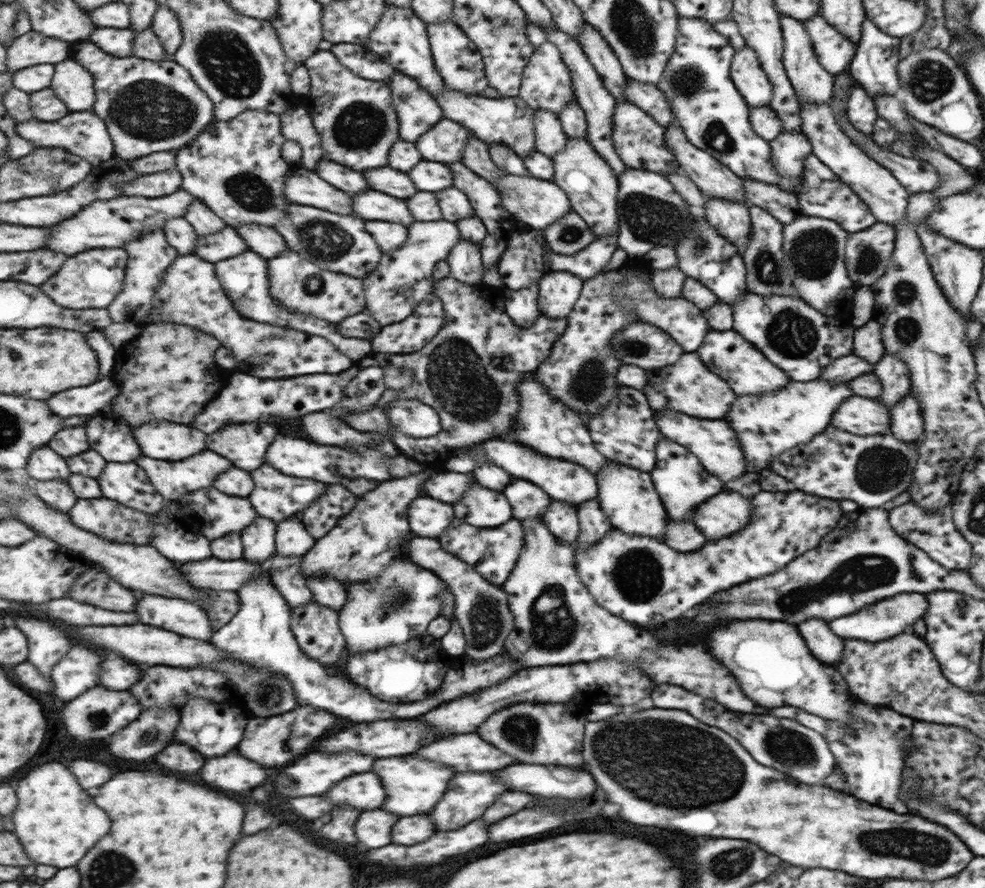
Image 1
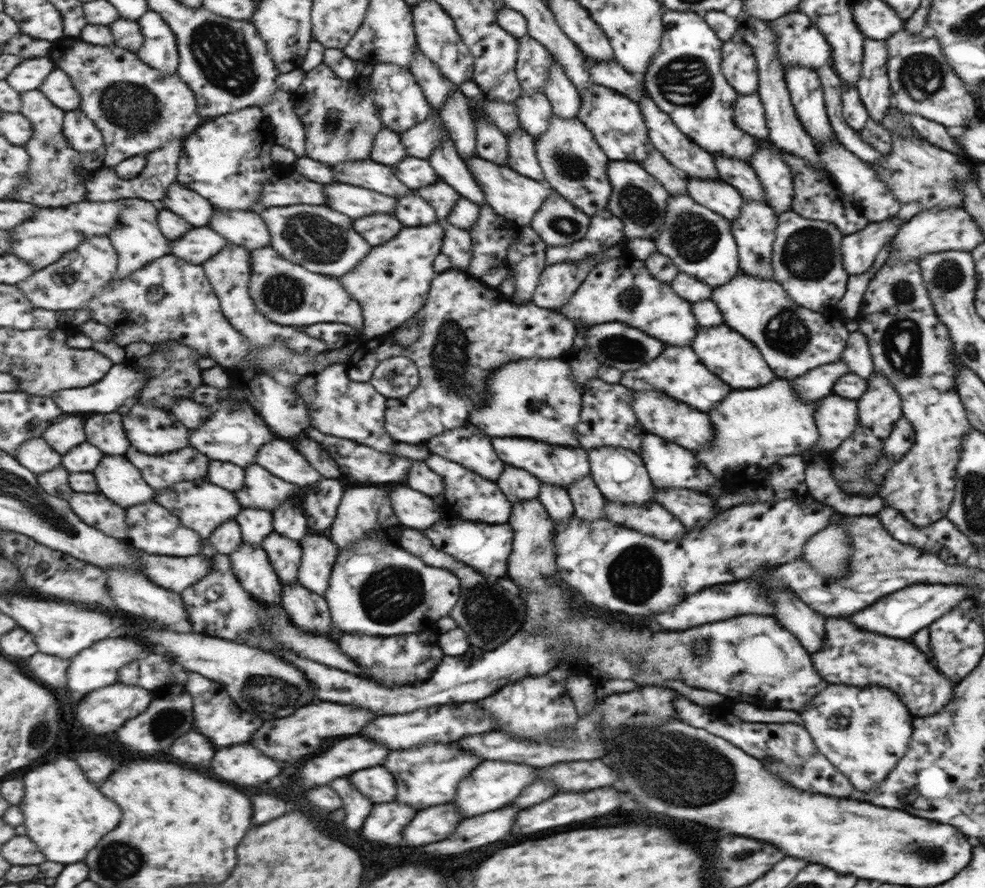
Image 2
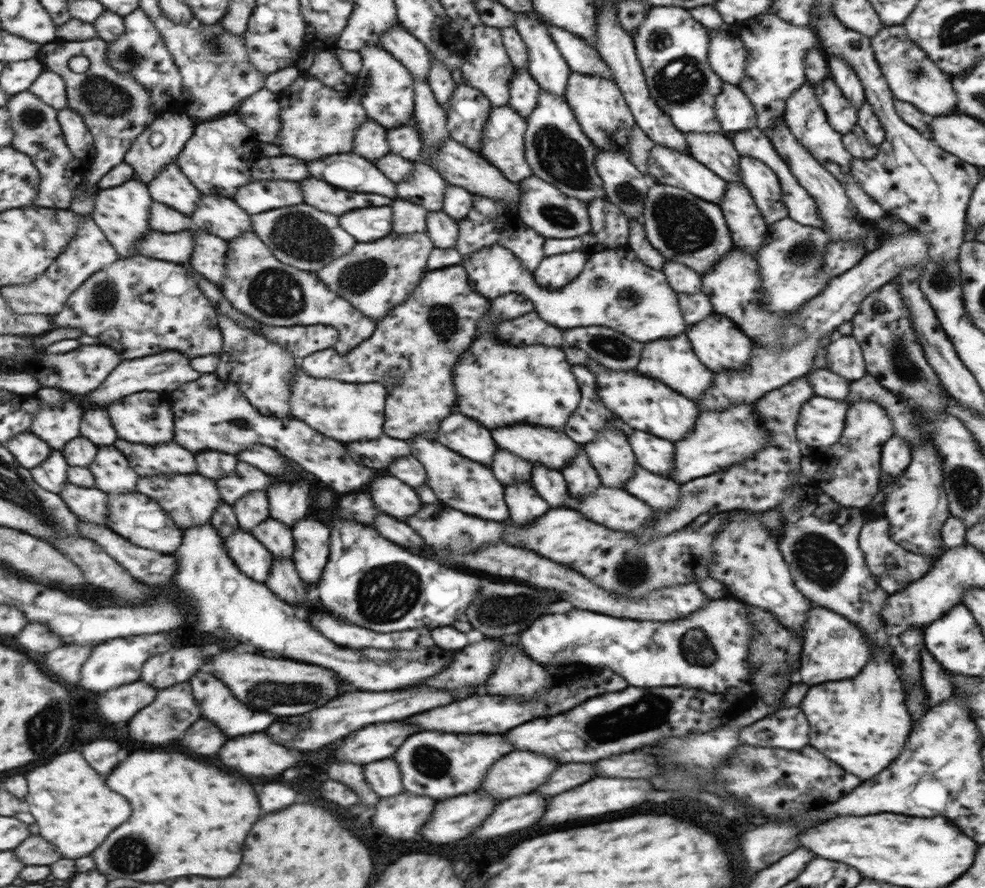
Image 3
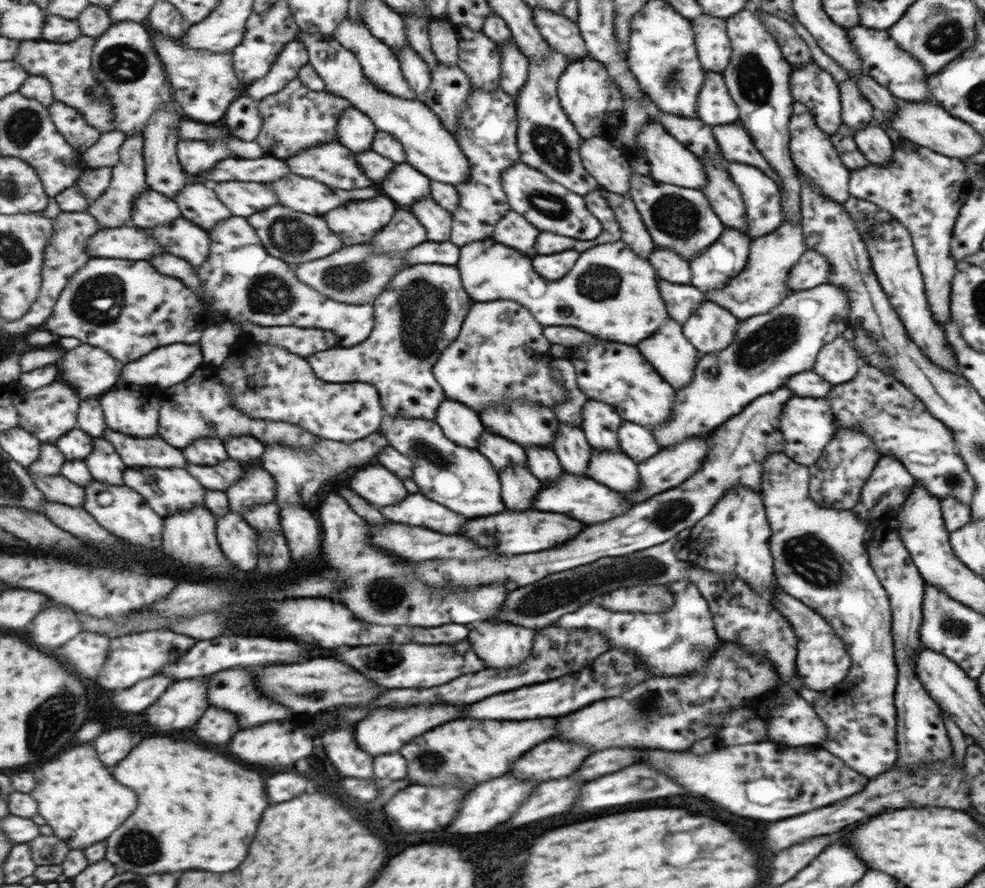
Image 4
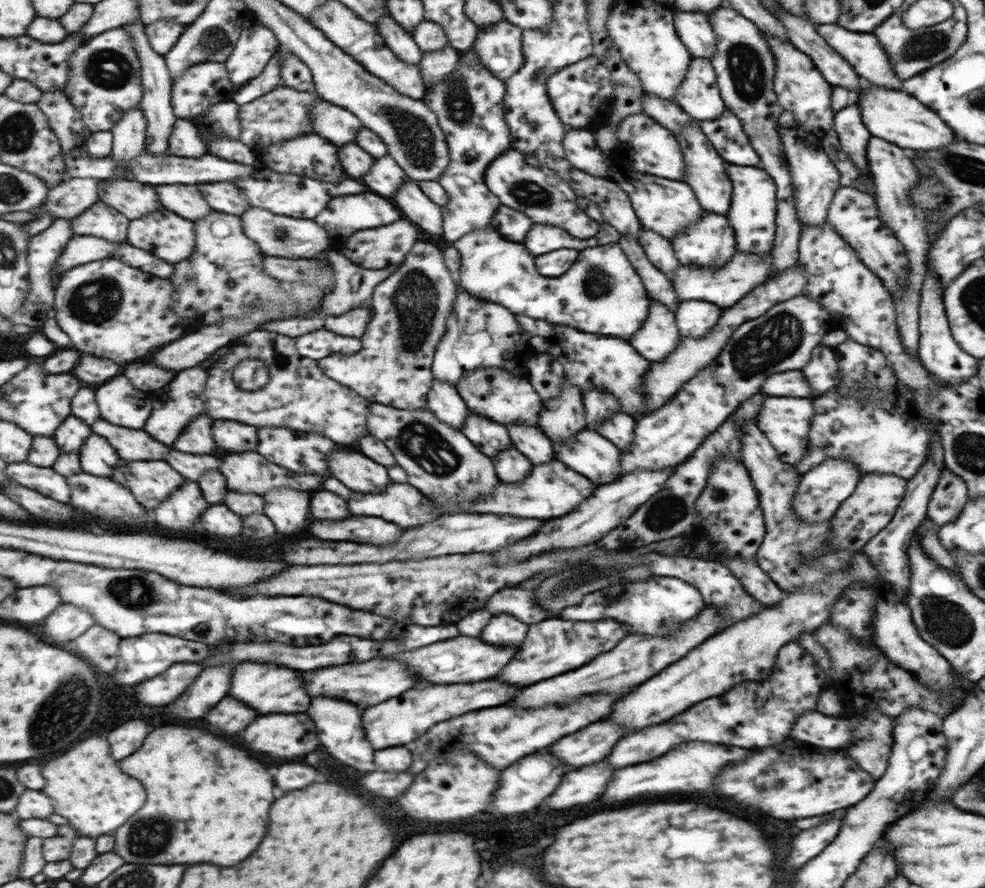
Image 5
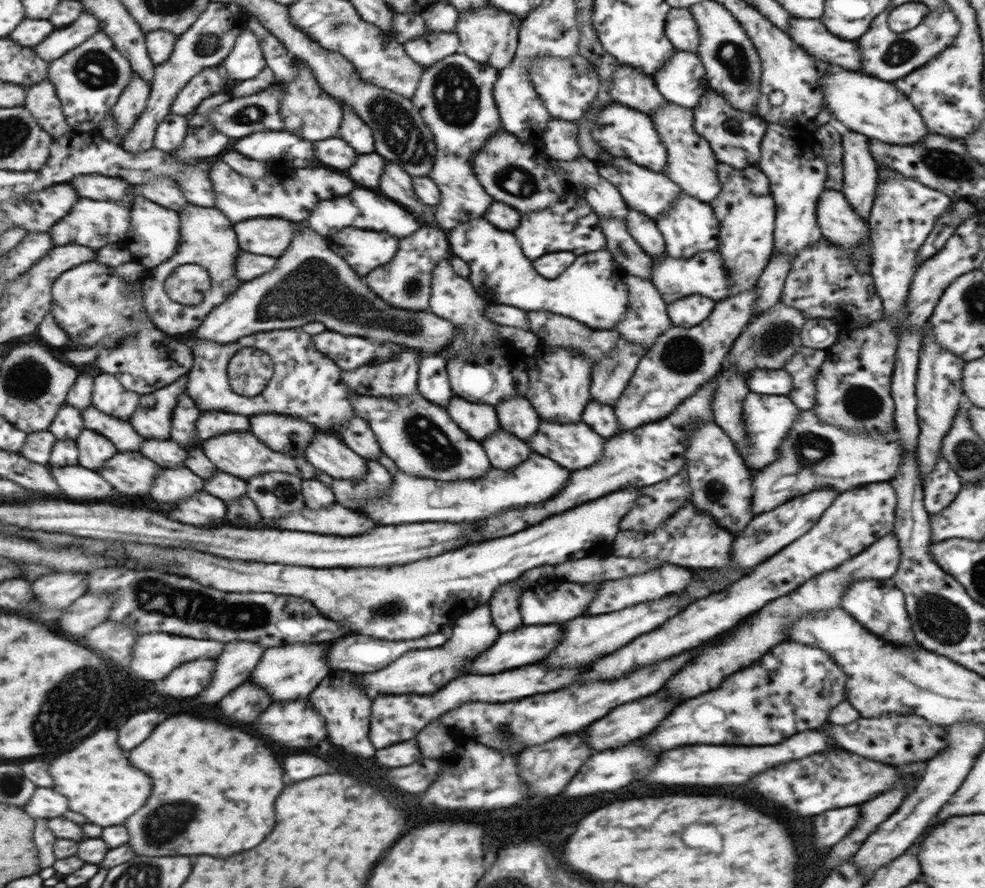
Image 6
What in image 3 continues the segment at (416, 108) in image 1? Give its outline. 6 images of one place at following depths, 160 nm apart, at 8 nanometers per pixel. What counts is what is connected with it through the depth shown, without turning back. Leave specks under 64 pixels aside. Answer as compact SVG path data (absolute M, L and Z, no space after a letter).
M366 46L360 50L364 58L363 70L357 76L354 89L361 95L369 118L386 129L401 127L415 116L414 82L411 72L381 46Z

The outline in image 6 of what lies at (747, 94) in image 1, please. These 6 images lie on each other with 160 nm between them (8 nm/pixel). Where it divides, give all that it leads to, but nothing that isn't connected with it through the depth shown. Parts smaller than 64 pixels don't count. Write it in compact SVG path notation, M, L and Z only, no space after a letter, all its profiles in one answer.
M670 8L666 18L665 35L670 39L675 50L696 52L699 34L689 9Z

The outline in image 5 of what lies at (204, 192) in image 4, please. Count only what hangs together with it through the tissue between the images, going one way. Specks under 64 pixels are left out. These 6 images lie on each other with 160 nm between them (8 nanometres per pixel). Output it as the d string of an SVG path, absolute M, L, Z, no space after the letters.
M154 185L163 207L192 221L207 218L215 210L209 205L199 185Z

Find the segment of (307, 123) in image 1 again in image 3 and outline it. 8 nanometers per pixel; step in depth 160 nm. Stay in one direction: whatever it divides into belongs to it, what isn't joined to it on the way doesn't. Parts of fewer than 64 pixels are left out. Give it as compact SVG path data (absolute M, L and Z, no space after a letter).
M263 88L245 101L238 110L244 123L255 131L261 143L276 144L283 128L279 93Z

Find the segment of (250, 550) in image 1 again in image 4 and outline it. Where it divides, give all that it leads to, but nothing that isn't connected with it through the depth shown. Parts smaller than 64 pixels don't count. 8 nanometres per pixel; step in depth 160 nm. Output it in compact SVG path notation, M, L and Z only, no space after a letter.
M261 464L247 467L247 473L235 485L231 485L226 493L230 498L231 511L244 516L247 509L260 504L275 502L277 496L277 480Z

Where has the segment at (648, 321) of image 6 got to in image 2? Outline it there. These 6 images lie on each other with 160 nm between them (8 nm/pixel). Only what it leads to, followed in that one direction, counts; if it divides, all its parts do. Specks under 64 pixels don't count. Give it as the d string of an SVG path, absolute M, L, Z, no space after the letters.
M665 346L665 350L655 361L646 362L635 370L622 372L619 384L636 391L659 391L669 395L672 399L684 402L690 407L705 413L721 402L731 387L725 384L718 376L711 374L699 362L697 356L689 346Z

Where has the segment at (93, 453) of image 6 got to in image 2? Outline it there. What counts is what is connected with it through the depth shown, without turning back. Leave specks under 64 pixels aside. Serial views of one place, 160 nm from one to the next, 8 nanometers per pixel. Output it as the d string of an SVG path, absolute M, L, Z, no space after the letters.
M105 456L92 472L100 492L119 506L137 506L155 500L153 488L143 480L141 470L135 468L125 456Z

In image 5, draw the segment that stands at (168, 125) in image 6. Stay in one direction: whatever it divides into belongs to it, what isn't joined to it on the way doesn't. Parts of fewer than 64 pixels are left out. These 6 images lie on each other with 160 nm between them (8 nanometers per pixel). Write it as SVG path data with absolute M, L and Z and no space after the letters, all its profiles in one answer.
M180 119L176 122L176 129L169 147L171 154L178 157L198 159L210 153L208 144L197 129L194 120Z

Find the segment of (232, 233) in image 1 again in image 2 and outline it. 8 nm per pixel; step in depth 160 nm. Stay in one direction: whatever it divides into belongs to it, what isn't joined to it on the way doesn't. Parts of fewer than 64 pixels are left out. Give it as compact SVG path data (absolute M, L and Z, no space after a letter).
M210 226L193 227L179 240L171 241L173 255L193 263L206 263L211 257L220 253L229 240L223 238Z

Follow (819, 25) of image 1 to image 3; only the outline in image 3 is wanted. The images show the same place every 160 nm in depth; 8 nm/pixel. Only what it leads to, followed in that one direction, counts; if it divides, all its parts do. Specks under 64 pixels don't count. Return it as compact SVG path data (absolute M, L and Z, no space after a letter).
M765 12L743 21L737 36L745 48L743 78L737 84L755 111L755 127L771 135L775 121L783 117L787 99L793 91L807 83L805 79L805 58L813 49L819 49L820 41L808 25L793 26L778 15Z

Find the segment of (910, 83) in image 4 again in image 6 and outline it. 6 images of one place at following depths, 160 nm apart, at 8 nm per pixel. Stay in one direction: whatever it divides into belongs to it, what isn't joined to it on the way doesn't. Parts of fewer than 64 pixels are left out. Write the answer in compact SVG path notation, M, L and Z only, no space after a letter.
M789 17L786 33L814 60L828 62L834 69L863 72L860 45L854 40L839 38L820 19Z

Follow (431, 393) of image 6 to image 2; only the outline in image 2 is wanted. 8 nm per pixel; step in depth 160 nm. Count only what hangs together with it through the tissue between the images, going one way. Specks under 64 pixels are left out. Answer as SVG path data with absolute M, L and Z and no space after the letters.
M471 424L432 436L425 445L428 452L435 452L441 458L453 458L453 462L461 462L461 466L481 474L483 478L497 480L501 474L503 464L495 456L489 438Z

